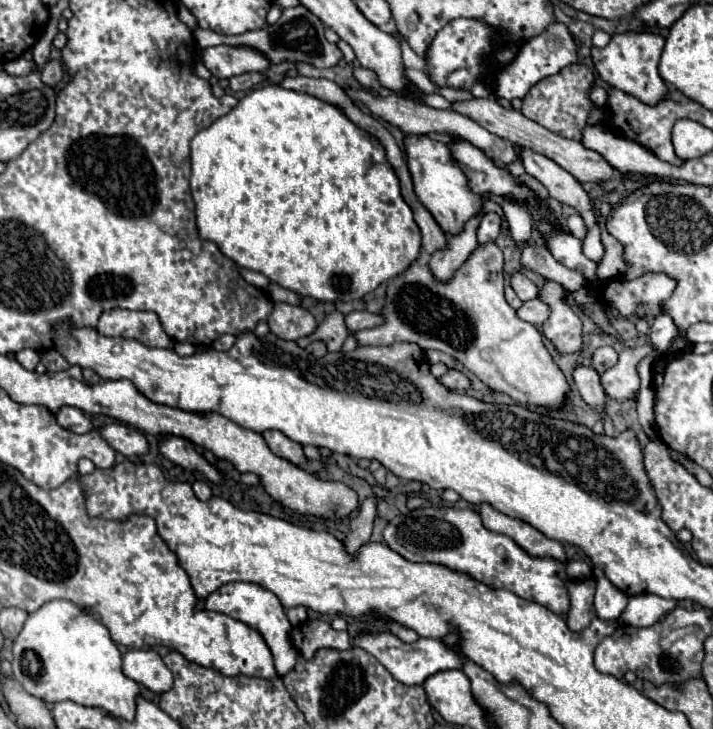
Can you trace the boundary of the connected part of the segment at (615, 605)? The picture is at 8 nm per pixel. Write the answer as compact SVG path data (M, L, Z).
M593 568L593 574L597 576L597 592L595 592L597 618L617 620L627 606L627 596L621 590L613 588L609 580L605 580L605 574L601 568Z

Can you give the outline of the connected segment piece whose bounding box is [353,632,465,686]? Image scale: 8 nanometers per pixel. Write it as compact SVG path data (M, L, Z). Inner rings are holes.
M381 632L381 634L363 634L363 636L357 636L353 640L353 644L363 648L363 650L367 650L369 654L373 654L393 674L395 680L399 680L401 684L407 684L407 686L423 684L429 676L433 676L437 672L459 670L465 664L465 660L461 660L461 656L457 656L453 650L445 648L445 644L441 644L441 640L419 638L415 644L405 644L395 634Z

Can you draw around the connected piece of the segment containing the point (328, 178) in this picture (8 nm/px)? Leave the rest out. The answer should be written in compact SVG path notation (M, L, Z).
M261 86L247 92L239 104L225 116L217 118L209 128L203 128L191 140L191 196L195 202L195 216L199 236L203 240L211 240L219 246L219 250L231 258L237 266L255 270L265 274L271 282L297 292L299 296L309 296L323 302L353 302L361 300L365 294L373 292L379 284L389 278L405 272L411 262L417 260L421 252L421 232L413 220L411 208L405 204L399 192L399 180L385 160L385 150L369 132L357 128L353 122L345 120L337 108L317 100L315 96L305 96L303 92L285 90L281 86Z

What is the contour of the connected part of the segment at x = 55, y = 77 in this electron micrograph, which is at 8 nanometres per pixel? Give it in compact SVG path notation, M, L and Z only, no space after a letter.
M47 60L47 64L41 70L41 78L45 80L45 84L57 86L61 76L63 76L63 64L59 60Z

